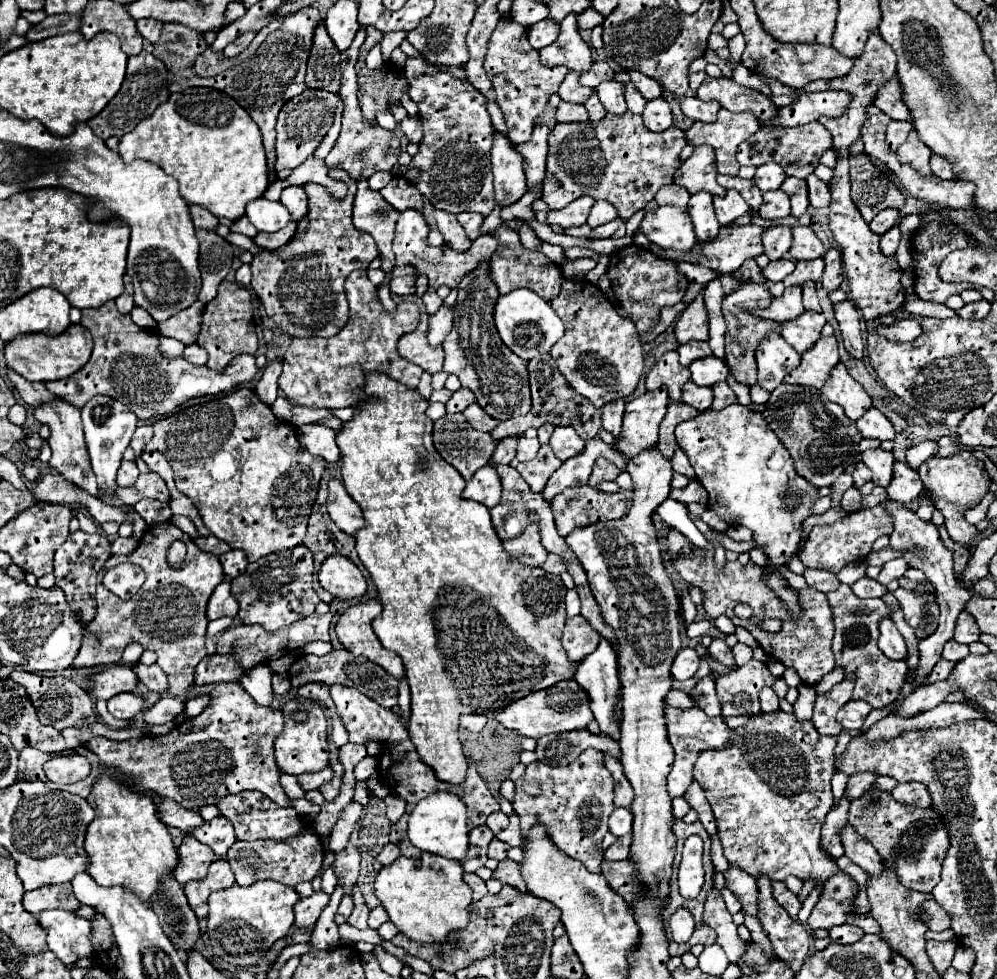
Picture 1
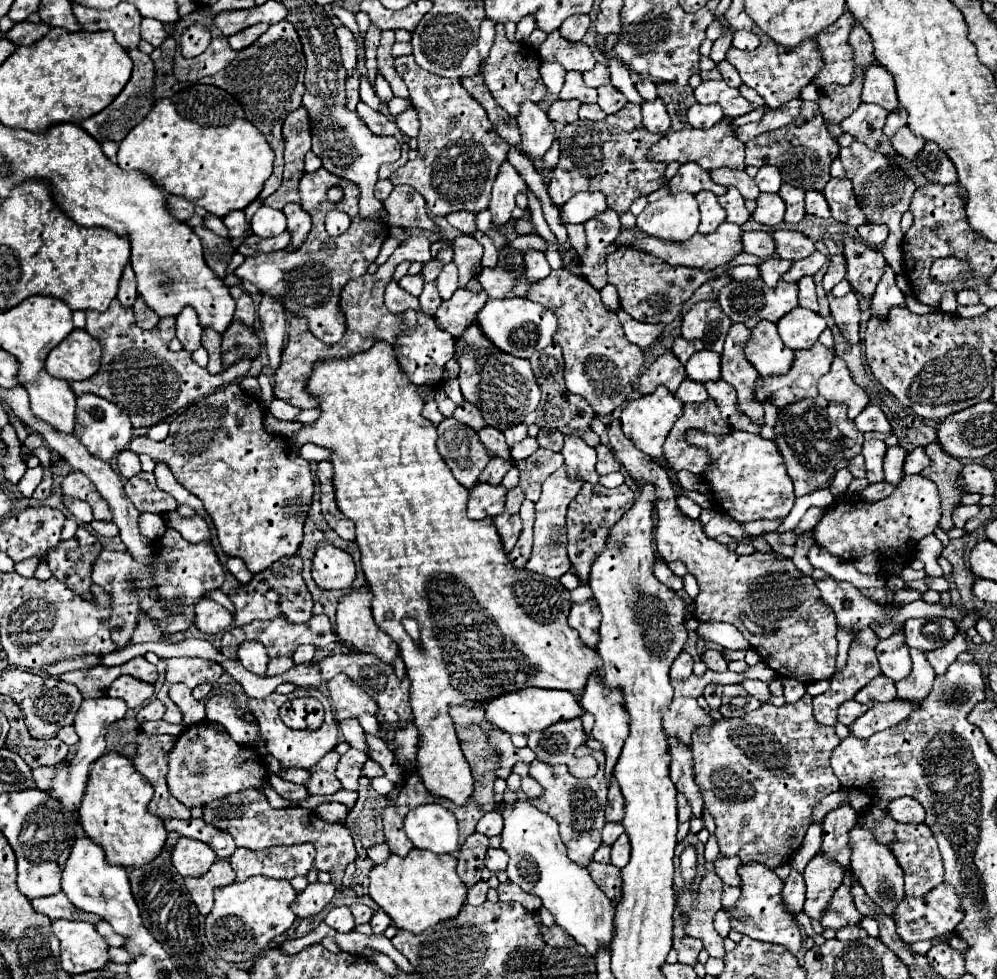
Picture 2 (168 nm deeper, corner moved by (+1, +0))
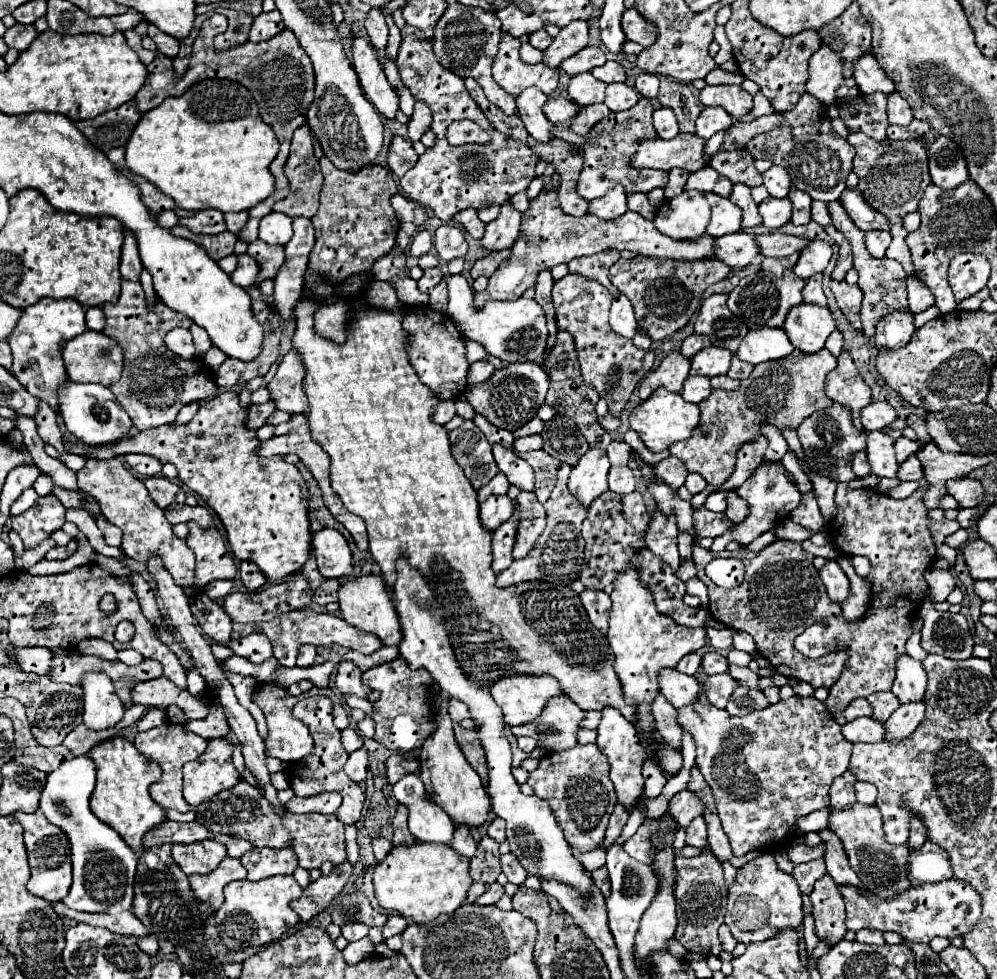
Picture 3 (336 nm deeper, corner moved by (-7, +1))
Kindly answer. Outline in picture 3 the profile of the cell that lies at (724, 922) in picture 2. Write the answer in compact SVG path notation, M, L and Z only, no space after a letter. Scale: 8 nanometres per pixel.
M726 924L720 926L720 942L722 942L722 946L724 946L726 952L732 952L736 948L736 938L730 934L730 930L728 930Z

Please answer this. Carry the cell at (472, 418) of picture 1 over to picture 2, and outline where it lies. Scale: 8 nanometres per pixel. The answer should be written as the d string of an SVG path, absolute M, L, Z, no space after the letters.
M484 427L484 429L478 431L478 437L480 437L480 441L486 447L486 453L490 457L500 457L500 459L512 461L510 447L506 445L506 439L504 439L504 433L502 431L498 431L494 427Z

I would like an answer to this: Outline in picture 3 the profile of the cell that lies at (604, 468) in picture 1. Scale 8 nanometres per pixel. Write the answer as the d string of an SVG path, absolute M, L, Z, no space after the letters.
M616 440L616 442L610 442L606 452L608 452L608 458L610 458L612 466L626 466L630 462L632 448L626 442L618 442Z

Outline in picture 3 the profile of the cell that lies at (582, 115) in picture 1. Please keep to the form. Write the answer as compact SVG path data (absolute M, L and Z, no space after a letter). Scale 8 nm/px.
M550 98L544 106L544 114L550 122L554 124L560 124L560 122L568 122L570 118L574 118L578 114L580 106L578 104L572 104L570 100L566 98Z

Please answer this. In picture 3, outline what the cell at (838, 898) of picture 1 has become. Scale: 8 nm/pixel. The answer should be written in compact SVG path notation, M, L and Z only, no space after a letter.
M958 878L944 880L940 884L928 884L918 888L908 888L904 894L898 894L892 900L880 900L872 894L862 894L854 886L842 886L842 896L846 902L846 928L848 930L862 930L874 928L880 932L898 932L908 942L922 942L928 944L936 936L954 938L966 934L976 926L980 920L980 894L968 884Z

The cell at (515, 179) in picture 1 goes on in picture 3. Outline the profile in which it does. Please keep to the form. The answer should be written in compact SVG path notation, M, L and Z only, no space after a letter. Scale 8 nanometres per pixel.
M506 200L500 206L500 214L496 220L486 224L486 234L482 238L482 248L488 250L504 250L510 248L520 232L520 212Z

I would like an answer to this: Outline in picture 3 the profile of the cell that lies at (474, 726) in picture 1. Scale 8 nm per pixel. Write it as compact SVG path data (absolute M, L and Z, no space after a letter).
M450 698L450 708L448 708L448 712L450 712L450 716L452 716L454 722L460 722L460 720L464 720L464 718L470 718L468 706L466 706L464 702L456 700L456 698Z

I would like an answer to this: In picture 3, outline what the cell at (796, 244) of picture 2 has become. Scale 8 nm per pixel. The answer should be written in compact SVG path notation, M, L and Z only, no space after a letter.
M782 232L762 234L762 236L756 236L756 240L758 240L758 246L762 248L762 254L772 256L772 258L790 256L794 252L804 250L810 244L808 238L798 238L798 236L790 236Z

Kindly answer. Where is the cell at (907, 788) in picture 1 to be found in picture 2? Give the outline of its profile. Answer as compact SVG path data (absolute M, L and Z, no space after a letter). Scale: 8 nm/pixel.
M912 797L894 799L888 811L898 823L924 823L924 807Z

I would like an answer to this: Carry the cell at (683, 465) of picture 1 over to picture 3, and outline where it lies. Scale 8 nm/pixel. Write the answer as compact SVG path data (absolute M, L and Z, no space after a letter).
M688 474L684 486L690 490L690 494L698 494L698 492L702 492L708 484L706 484L706 480L704 480L700 474Z

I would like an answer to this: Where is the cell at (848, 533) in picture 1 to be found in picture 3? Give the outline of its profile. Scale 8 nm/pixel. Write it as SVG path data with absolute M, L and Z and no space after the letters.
M838 484L838 514L832 520L832 542L842 554L862 554L874 564L874 598L868 612L854 624L848 624L844 618L826 618L808 626L794 640L796 650L810 658L820 658L832 650L848 650L848 664L824 700L830 714L840 714L856 698L892 688L896 654L906 652L904 644L912 636L910 618L918 612L920 600L928 592L922 574L936 556L928 508L922 500L926 490L928 486L922 484L912 496L896 500L868 488L852 490L846 484Z

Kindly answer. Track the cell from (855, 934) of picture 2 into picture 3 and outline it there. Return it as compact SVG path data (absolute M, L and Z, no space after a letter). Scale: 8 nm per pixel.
M858 930L856 932L856 940L860 942L866 942L866 944L884 944L884 938L882 938L882 932L880 930Z

